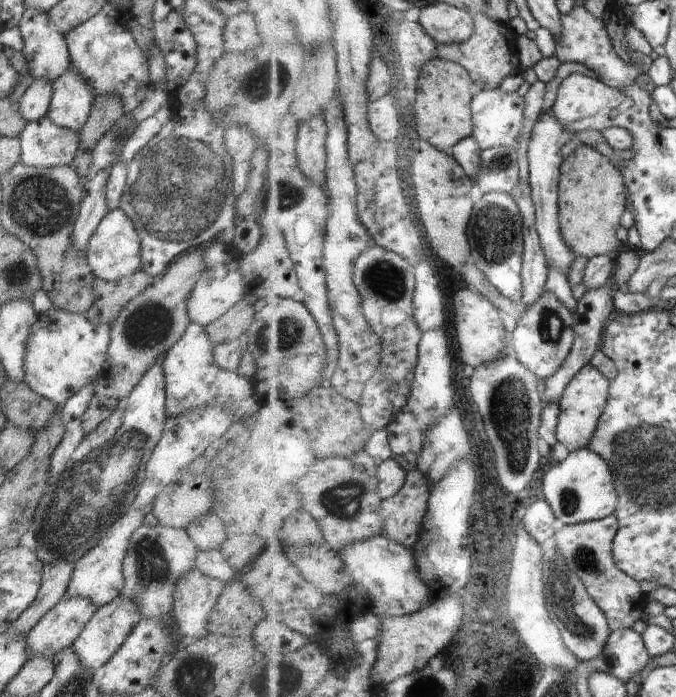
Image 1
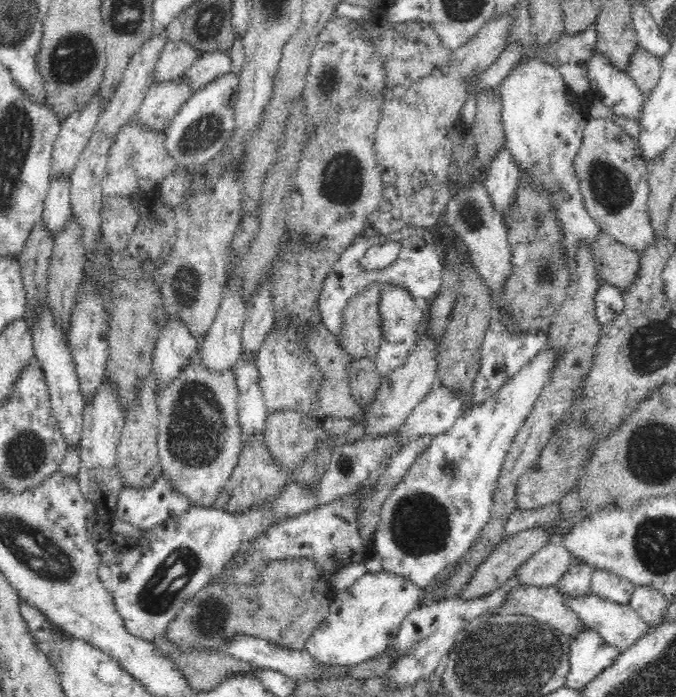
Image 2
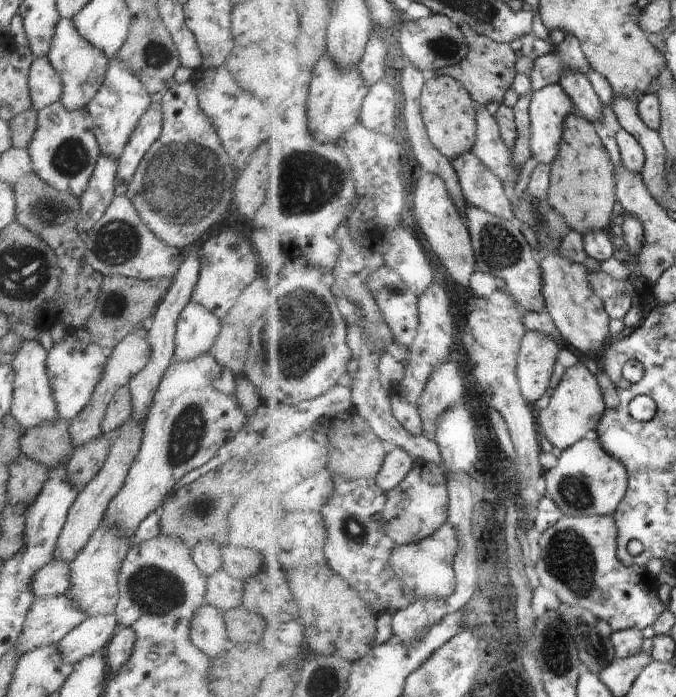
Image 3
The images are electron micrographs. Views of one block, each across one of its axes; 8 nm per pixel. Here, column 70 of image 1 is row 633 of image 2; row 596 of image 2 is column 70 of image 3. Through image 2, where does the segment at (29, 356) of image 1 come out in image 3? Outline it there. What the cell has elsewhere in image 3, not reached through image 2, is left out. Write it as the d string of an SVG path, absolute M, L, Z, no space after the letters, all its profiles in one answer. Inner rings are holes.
M69 331L65 341L53 343L53 347L47 351L47 377L60 419L71 421L85 408L97 387L106 361L107 357L100 345L84 344L76 332Z

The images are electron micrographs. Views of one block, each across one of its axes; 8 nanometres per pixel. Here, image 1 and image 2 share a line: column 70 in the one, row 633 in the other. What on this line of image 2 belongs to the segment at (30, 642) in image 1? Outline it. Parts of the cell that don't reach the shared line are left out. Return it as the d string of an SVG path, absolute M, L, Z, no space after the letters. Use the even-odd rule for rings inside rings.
M592 592L577 597L572 597L566 593L562 595L565 605L570 610L574 610L588 628L595 630L610 646L615 646L620 652L628 650L650 630L649 624L644 622L629 604L616 603Z

